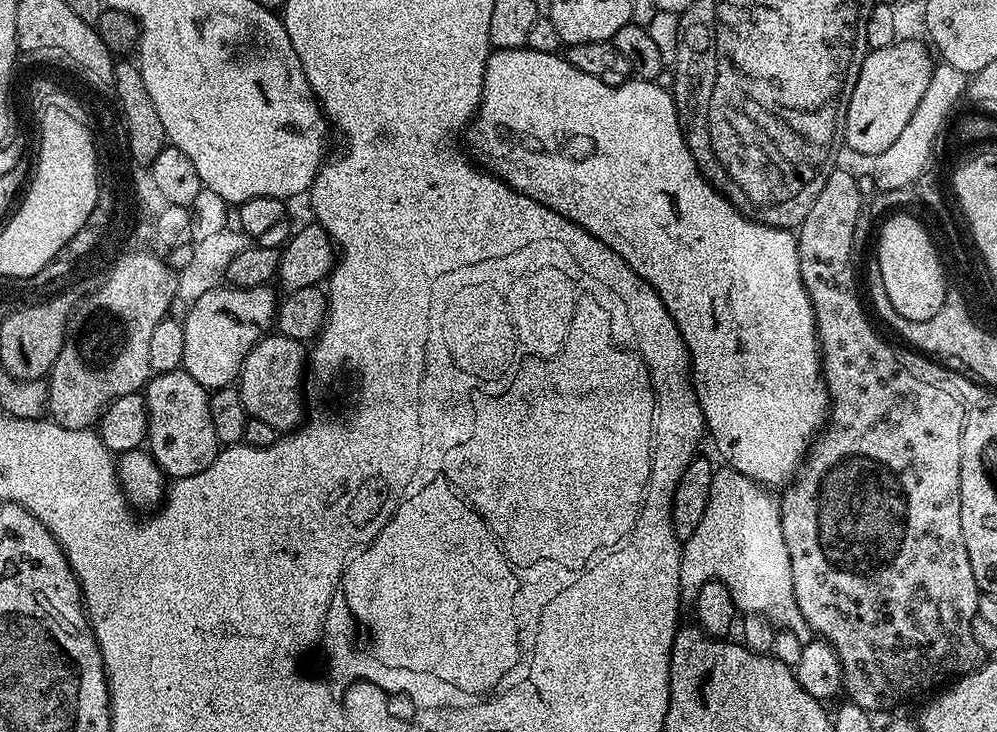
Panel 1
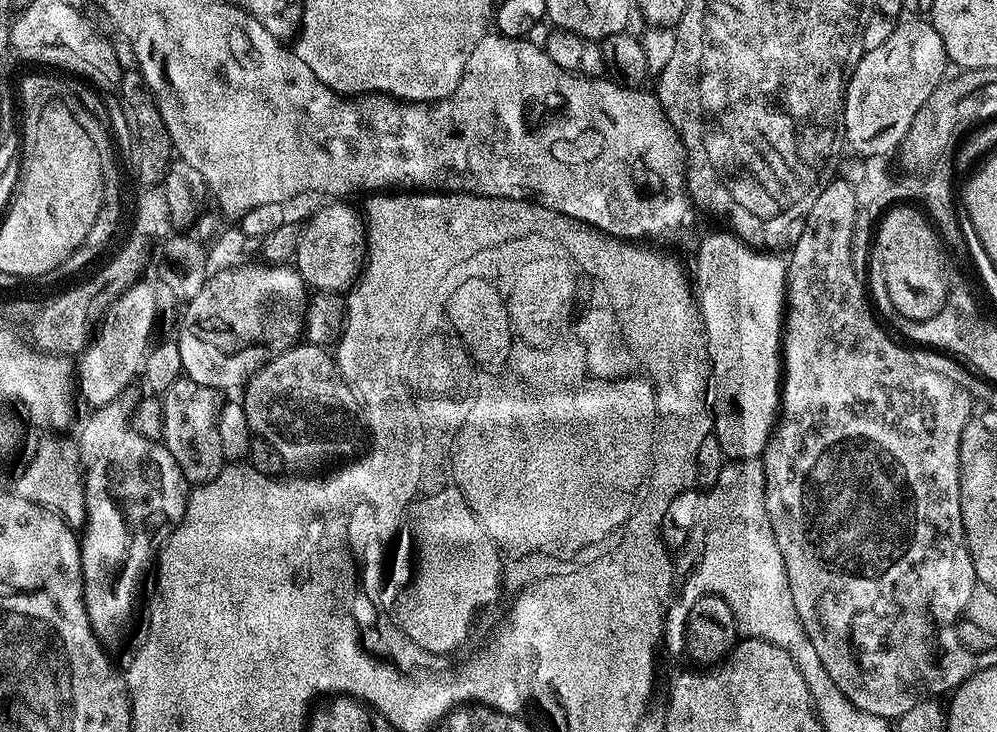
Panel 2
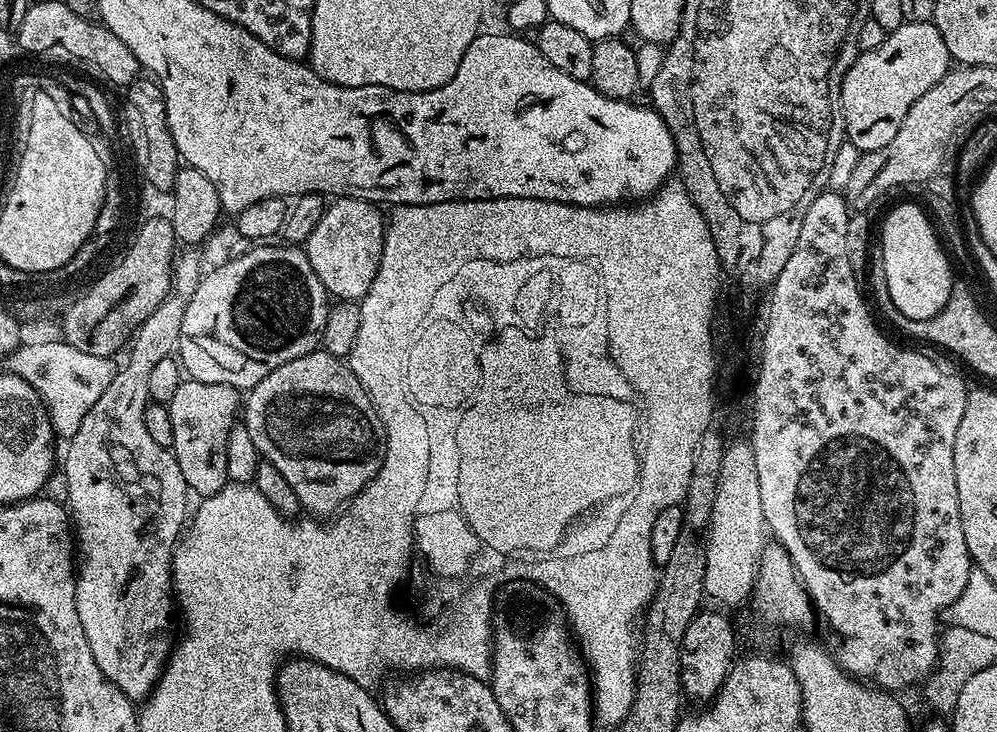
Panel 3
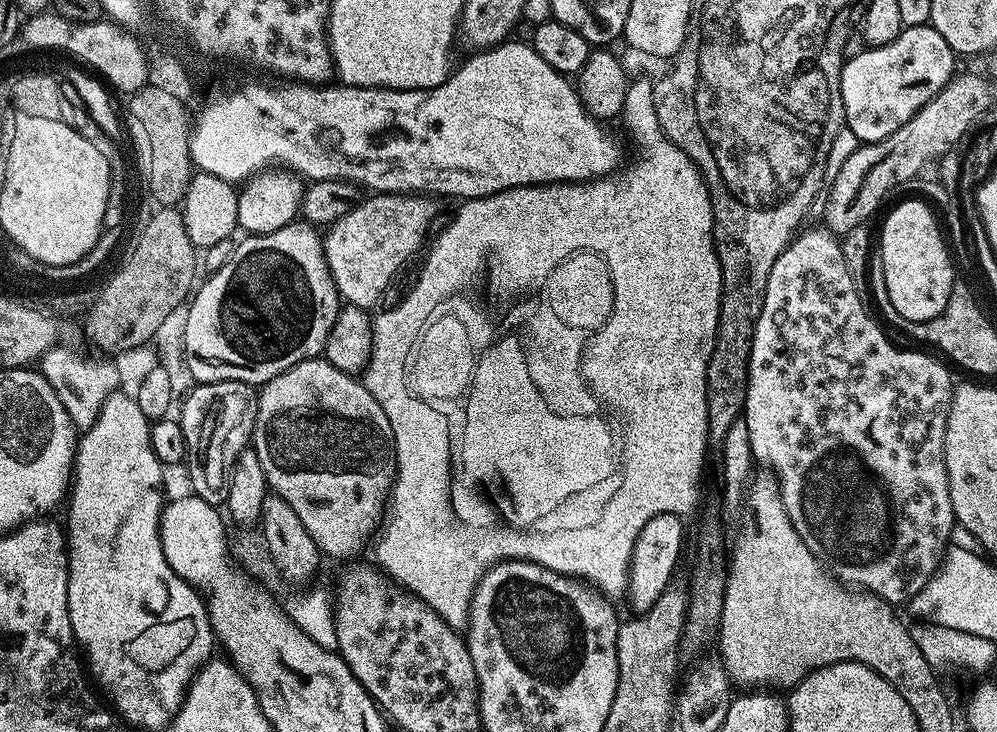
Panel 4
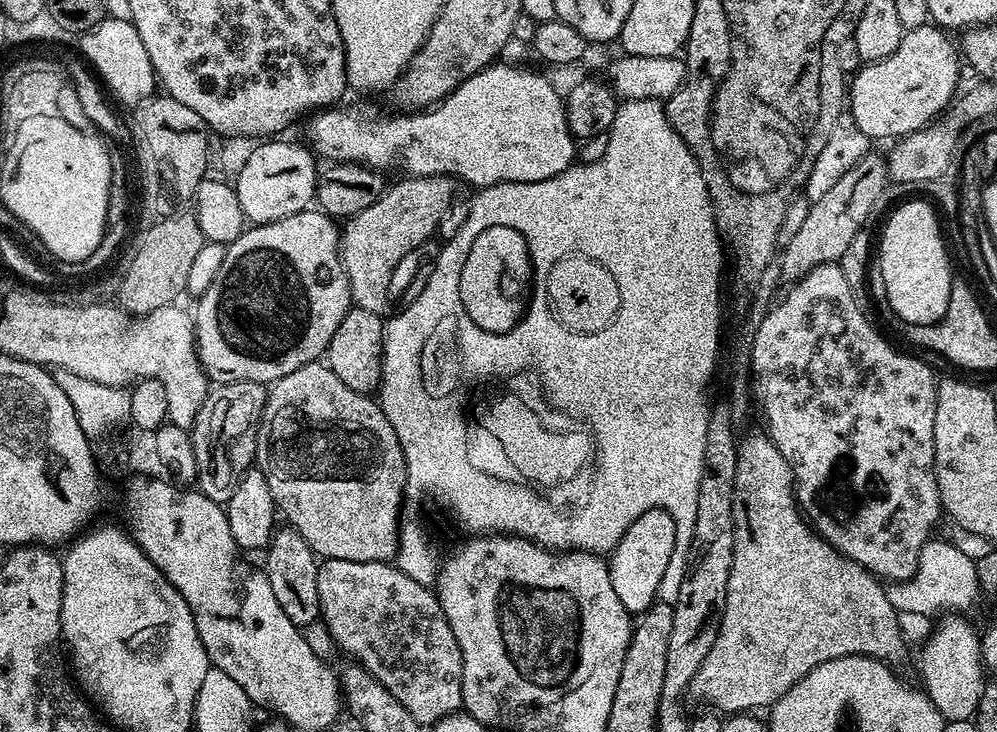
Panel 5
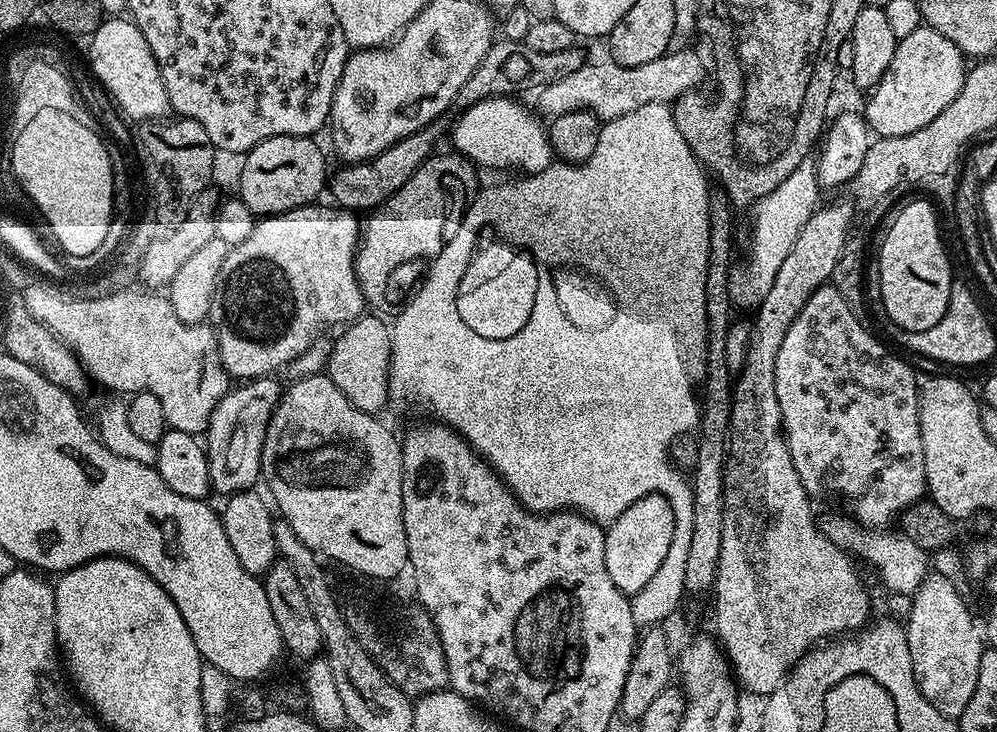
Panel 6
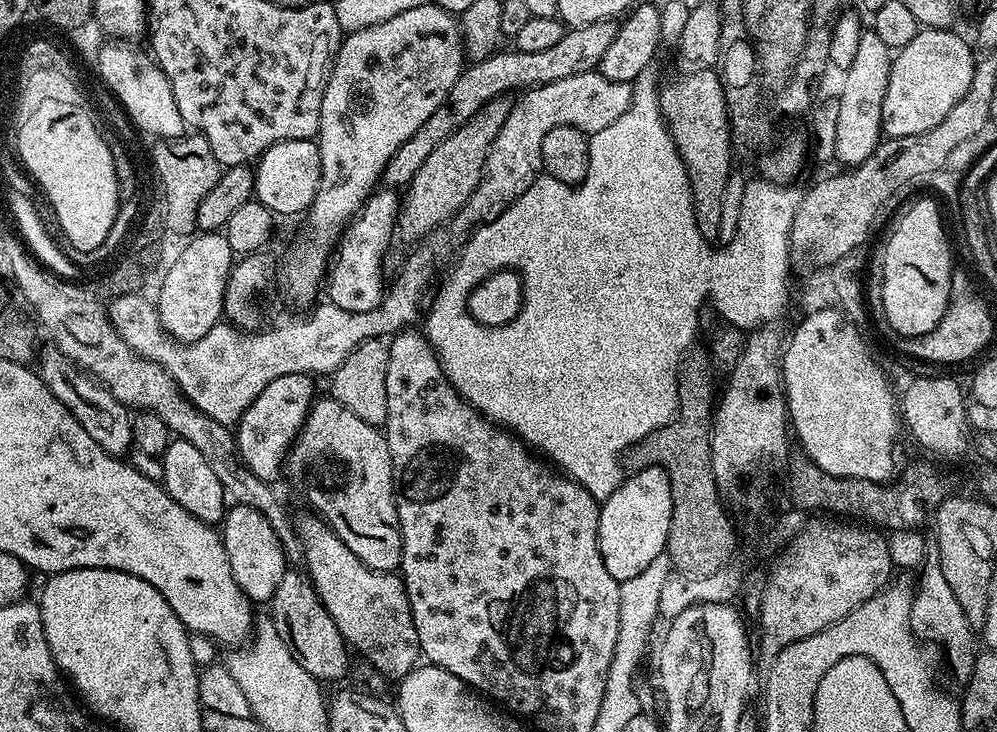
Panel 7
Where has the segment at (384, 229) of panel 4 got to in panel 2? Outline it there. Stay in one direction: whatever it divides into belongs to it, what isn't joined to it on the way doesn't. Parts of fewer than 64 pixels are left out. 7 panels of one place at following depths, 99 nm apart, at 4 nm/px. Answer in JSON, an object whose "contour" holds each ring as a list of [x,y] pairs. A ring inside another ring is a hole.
{"contour":[[[328,202],[325,208],[320,208],[308,220],[308,225],[300,228],[300,237],[294,257],[294,267],[299,276],[304,279],[309,289],[322,292],[343,293],[351,289],[354,281],[359,277],[366,255],[366,233],[361,215],[356,213],[346,202]]]}

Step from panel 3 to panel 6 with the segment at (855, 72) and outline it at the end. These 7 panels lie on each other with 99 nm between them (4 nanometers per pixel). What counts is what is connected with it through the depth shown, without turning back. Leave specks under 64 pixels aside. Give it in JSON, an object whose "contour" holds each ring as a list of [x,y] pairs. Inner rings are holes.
{"contour":[[[927,26],[914,30],[914,34],[898,41],[894,62],[890,62],[886,74],[871,89],[869,96],[872,97],[862,108],[869,129],[877,137],[914,134],[914,130],[922,130],[926,122],[934,122],[934,118],[954,102],[964,85],[965,71],[966,57],[950,38],[942,38],[938,30]]]}

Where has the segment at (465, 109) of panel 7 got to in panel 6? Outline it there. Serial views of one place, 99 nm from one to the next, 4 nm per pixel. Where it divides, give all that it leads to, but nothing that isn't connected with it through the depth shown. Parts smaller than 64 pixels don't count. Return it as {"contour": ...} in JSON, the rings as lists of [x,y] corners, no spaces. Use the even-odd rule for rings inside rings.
{"contour":[[[505,38],[497,39],[493,43],[492,49],[486,54],[486,58],[482,58],[482,62],[478,62],[478,70],[474,70],[474,74],[470,74],[470,78],[466,78],[462,90],[458,90],[455,107],[463,110],[472,104],[477,104],[480,100],[488,100],[492,96],[512,96],[513,94],[520,94],[516,92],[528,92],[531,88],[539,90],[548,84],[553,84],[562,78],[567,78],[570,74],[574,74],[574,70],[581,68],[584,63],[586,63],[586,56],[584,56],[580,46],[558,50],[555,54],[541,54],[539,50],[530,50],[530,46],[526,46],[522,42]],[[444,118],[433,120],[431,124],[402,138],[397,144],[390,145],[385,152],[378,153],[373,160],[361,160],[359,164],[345,163],[340,166],[344,168],[338,169],[333,176],[331,173],[326,184],[327,191],[329,193],[332,191],[332,196],[336,199],[333,201],[339,207],[349,209],[357,214],[364,214],[369,210],[379,208],[395,192],[402,190],[402,186],[406,186],[406,182],[410,182],[410,178],[414,178],[416,171],[437,151],[436,143],[439,142],[440,135],[443,132],[445,135],[450,128],[449,121],[446,121],[447,119]]]}

